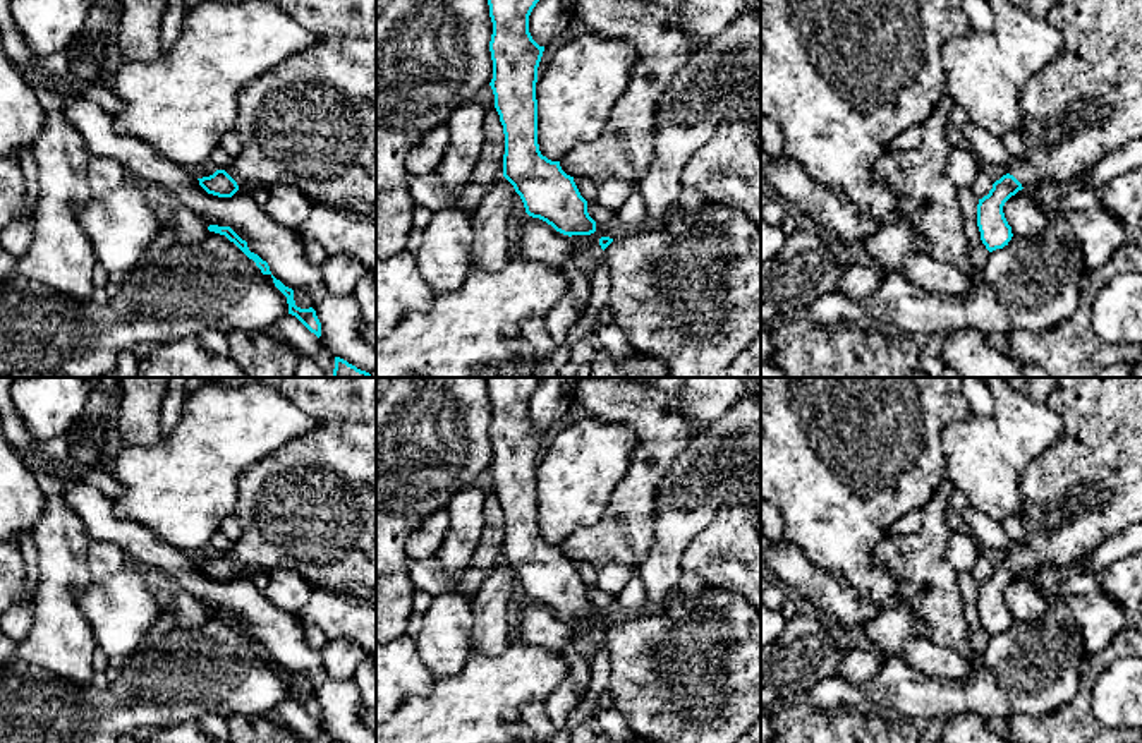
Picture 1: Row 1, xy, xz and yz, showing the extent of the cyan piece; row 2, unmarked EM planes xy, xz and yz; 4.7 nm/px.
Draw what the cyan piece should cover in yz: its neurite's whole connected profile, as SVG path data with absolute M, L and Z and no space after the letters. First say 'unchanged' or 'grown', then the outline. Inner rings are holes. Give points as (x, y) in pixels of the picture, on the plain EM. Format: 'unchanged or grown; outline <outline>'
grown; outline M1006 378L1006 383L1054 410L1063 434L1024 468L1018 511L1024 537L979 583L977 611L989 637L1013 621L1003 590L1018 575L1090 561L1106 539L1142 523L1142 378Z

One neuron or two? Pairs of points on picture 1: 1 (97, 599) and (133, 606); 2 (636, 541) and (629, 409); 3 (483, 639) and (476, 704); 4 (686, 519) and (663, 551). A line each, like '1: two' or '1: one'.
1: one
2: one
3: two
4: one

